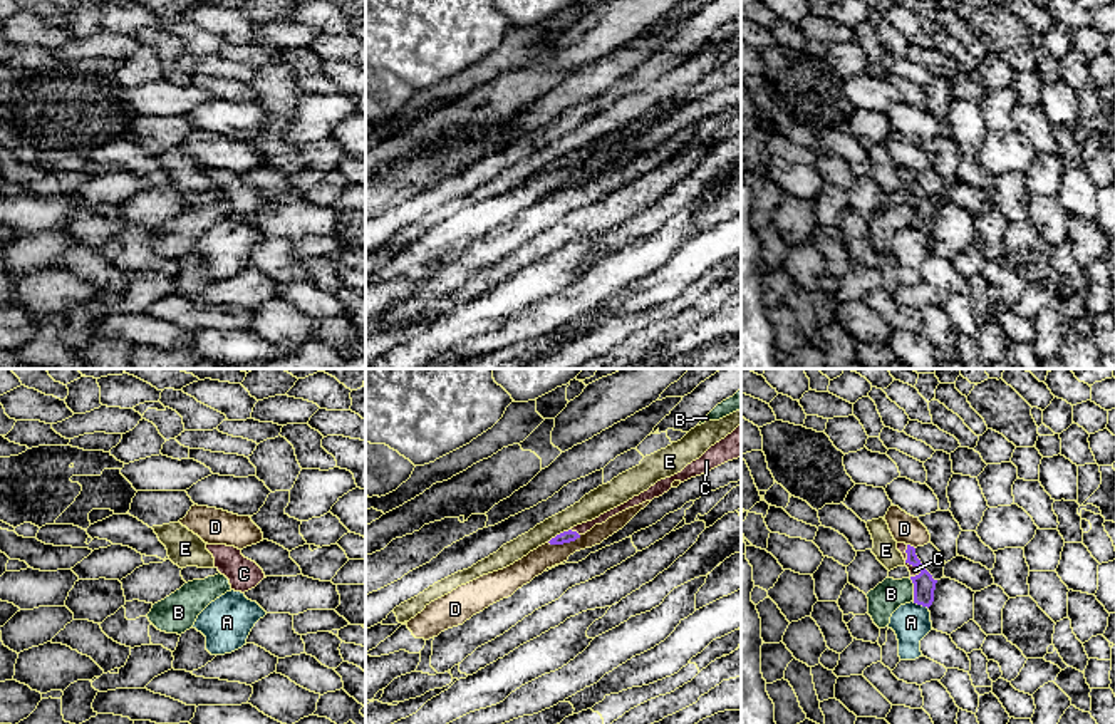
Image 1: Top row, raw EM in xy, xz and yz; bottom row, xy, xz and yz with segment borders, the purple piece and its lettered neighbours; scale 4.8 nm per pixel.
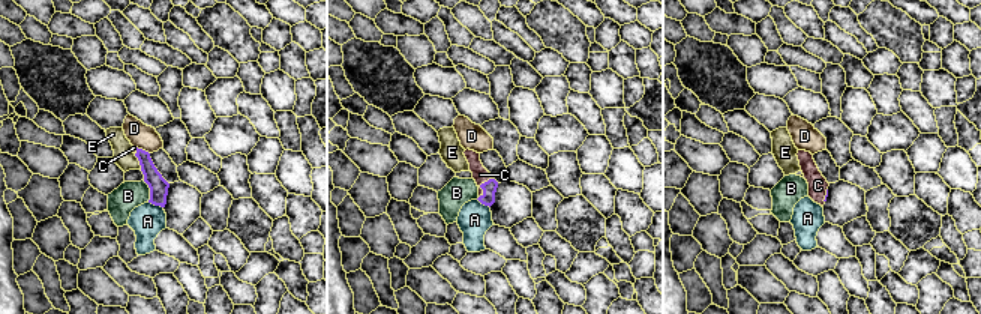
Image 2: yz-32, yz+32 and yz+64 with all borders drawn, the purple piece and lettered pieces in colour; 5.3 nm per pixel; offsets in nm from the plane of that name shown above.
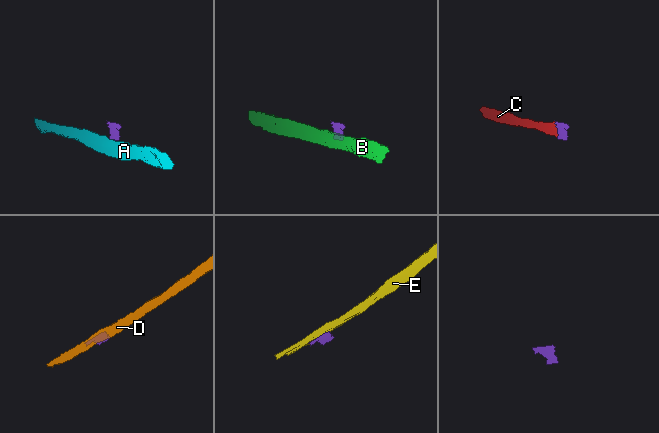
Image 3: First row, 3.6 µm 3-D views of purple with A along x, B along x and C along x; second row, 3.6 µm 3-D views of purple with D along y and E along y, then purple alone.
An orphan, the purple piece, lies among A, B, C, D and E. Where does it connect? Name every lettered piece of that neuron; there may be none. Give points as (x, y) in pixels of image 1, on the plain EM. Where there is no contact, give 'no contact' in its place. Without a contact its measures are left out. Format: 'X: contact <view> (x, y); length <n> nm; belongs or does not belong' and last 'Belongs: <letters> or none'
A: contact yz (921, 228); length 90 nm; does not belong
B: contact yz (914, 215); length 110 nm; does not belong
C: contact yz (909, 188); length 170 nm; belongs
D: contact xz (564, 166); length 170 nm; does not belong
E: contact xz (557, 160); length 130 nm; does not belong
Belongs: C

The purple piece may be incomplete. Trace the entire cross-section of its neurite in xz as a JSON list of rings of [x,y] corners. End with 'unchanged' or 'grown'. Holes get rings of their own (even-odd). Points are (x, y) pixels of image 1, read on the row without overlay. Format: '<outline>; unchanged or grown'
[[[741,49],[731,59],[728,59],[724,64],[721,64],[719,67],[711,70],[699,84],[687,89],[681,97],[657,106],[647,116],[640,117],[639,121],[634,121],[627,127],[600,139],[599,142],[595,142],[592,146],[577,149],[577,151],[570,153],[568,156],[557,159],[548,168],[550,169],[563,169],[563,168],[575,166],[577,163],[580,163],[582,159],[590,156],[595,149],[602,149],[609,142],[612,142],[629,132],[639,131],[646,126],[652,126],[654,122],[662,121],[664,117],[667,117],[672,112],[674,106],[684,107],[691,102],[706,99],[708,96],[711,96],[728,85],[738,84],[738,82],[741,82]]]; grown

